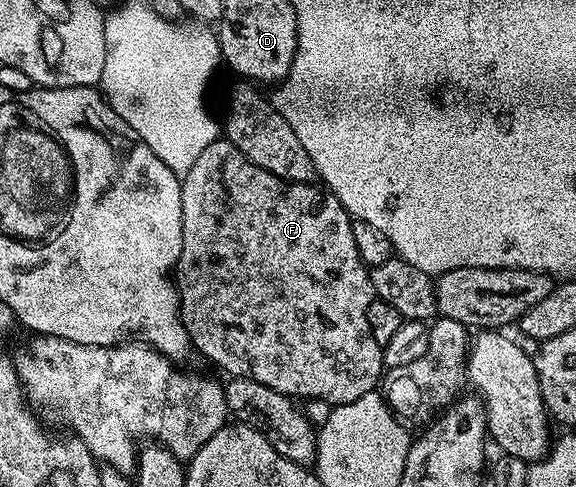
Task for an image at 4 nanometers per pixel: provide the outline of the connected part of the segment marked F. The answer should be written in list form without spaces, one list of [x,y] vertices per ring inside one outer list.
[[[218,139],[214,143],[210,143],[210,147],[206,147],[206,151],[202,151],[198,155],[198,159],[194,159],[194,167],[190,167],[190,171],[180,183],[180,194],[182,195],[182,251],[176,264],[174,276],[176,278],[176,290],[180,292],[180,318],[186,327],[186,331],[192,337],[192,344],[198,350],[198,353],[200,349],[202,356],[209,357],[220,369],[228,368],[229,374],[252,377],[258,383],[262,383],[279,393],[287,393],[293,399],[301,399],[300,397],[304,397],[303,399],[322,399],[334,406],[350,403],[362,395],[373,392],[381,384],[382,374],[385,372],[386,366],[384,364],[383,348],[376,342],[374,335],[370,335],[370,323],[366,319],[366,311],[370,311],[370,303],[377,300],[377,296],[372,286],[372,275],[369,266],[360,257],[360,252],[355,243],[354,231],[352,230],[353,218],[349,217],[342,207],[342,203],[334,194],[328,192],[327,188],[317,185],[316,183],[305,183],[302,181],[283,181],[278,175],[274,175],[270,171],[250,163],[250,159],[246,159],[246,155],[242,155],[242,151],[238,151],[238,147],[231,145],[227,139]]]

